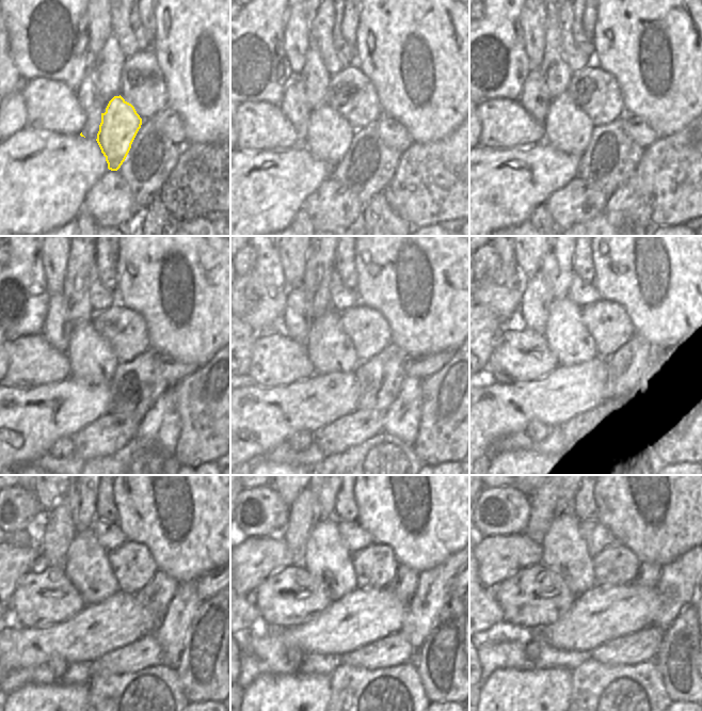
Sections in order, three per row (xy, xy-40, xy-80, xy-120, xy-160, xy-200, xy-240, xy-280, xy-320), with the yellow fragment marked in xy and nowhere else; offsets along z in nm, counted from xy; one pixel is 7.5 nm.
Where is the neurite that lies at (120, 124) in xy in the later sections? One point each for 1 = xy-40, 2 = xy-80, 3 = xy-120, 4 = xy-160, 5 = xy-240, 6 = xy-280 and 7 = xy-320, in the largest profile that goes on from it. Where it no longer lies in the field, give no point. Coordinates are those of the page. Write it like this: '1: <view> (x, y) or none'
1: xy-40 (329, 135)
2: xy-80 (568, 128)
3: xy-120 (91, 358)
4: xy-160 (330, 349)
5: xy-240 (86, 565)
6: xy-280 (326, 557)
7: xy-320 (564, 551)

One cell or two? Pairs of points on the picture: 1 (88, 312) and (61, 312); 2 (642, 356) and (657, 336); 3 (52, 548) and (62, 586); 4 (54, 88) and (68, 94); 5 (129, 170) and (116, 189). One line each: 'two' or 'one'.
1: one
2: two
3: two
4: one
5: two

